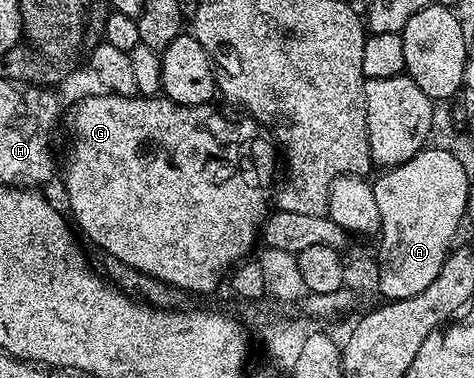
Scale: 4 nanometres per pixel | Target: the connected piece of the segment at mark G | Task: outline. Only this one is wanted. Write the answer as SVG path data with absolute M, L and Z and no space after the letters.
M143 95L86 96L70 112L70 132L74 141L70 144L70 157L66 160L66 196L70 199L70 208L74 211L73 223L86 234L87 238L98 247L103 248L105 255L135 268L136 271L162 280L191 292L210 292L239 262L245 261L254 248L254 239L259 239L260 229L268 219L272 208L272 196L266 193L270 184L270 164L266 159L276 152L276 144L270 129L259 124L253 118L229 120L222 112L214 109L213 103L200 106L184 106L165 98L147 98Z

